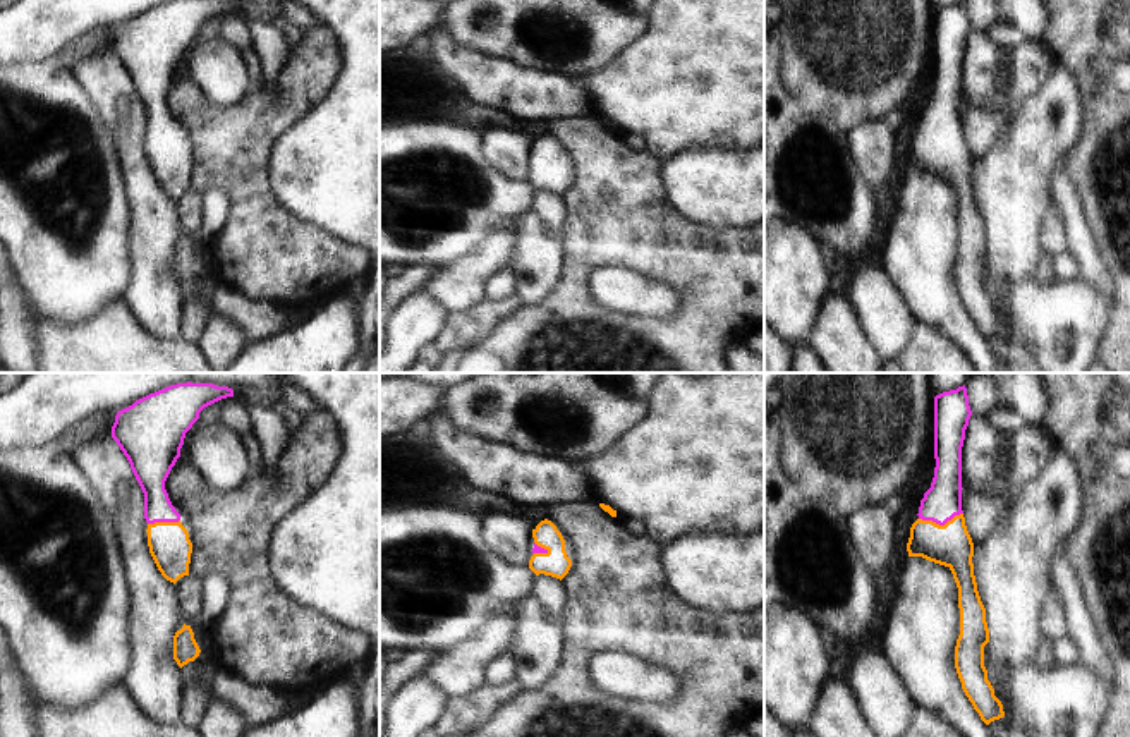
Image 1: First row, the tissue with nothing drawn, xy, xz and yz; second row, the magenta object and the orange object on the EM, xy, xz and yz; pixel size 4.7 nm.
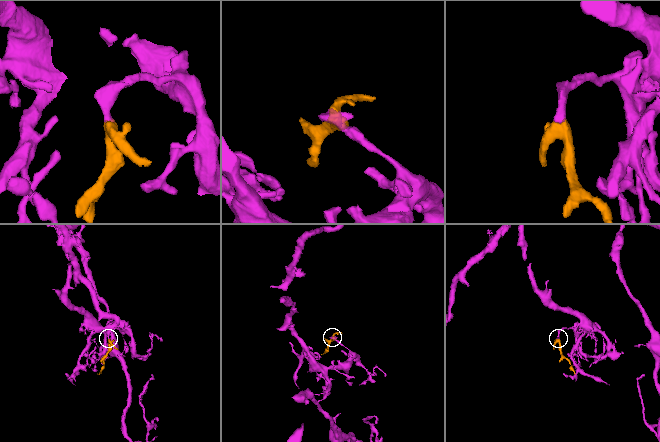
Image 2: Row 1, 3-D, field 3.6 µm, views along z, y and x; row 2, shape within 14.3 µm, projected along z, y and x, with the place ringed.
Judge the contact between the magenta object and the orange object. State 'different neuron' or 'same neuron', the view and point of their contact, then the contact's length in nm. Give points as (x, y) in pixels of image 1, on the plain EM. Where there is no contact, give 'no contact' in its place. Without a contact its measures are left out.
same neuron | yz (940, 140) | 220 nm

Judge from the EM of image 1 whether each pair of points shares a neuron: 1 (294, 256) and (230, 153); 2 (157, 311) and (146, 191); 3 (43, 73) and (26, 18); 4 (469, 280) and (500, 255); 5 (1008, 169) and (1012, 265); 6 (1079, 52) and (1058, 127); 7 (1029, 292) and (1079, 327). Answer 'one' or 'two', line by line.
1: one
2: one
3: two
4: one
5: one
6: two
7: one

